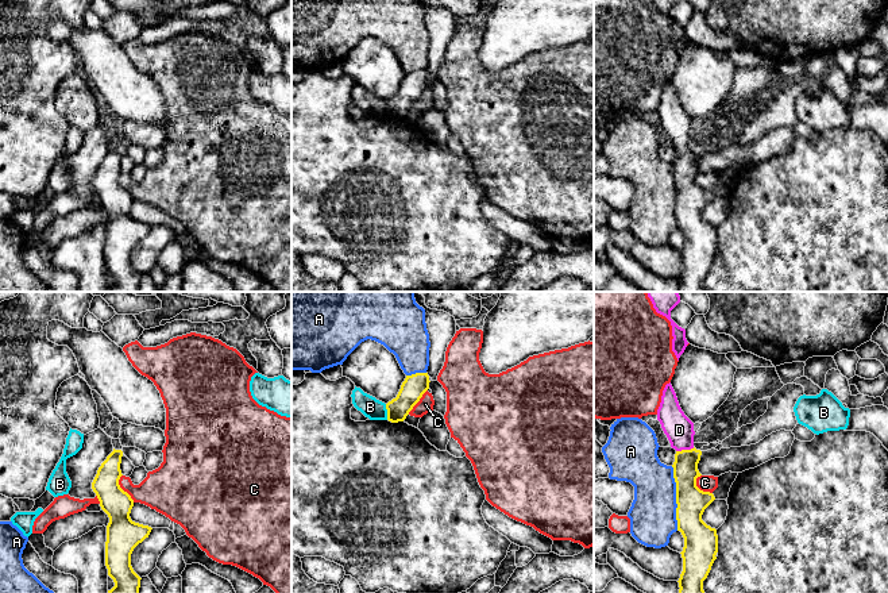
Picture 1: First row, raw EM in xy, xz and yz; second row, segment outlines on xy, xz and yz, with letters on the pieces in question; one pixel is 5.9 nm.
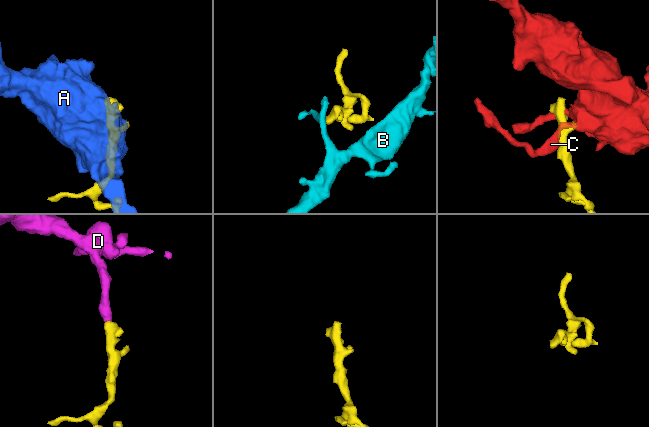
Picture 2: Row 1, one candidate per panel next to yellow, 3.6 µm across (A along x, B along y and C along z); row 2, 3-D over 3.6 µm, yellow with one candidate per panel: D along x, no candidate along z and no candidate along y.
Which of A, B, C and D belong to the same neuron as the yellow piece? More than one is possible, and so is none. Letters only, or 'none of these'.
D

